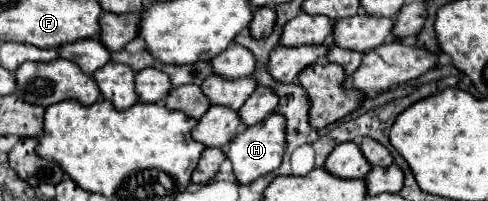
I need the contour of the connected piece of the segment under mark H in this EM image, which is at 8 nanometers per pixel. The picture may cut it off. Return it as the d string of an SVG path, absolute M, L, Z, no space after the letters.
M268 114L266 120L262 120L260 124L254 124L252 128L238 132L226 150L226 158L234 166L238 184L252 184L260 176L274 172L282 164L282 154L284 154L284 116L274 114Z

